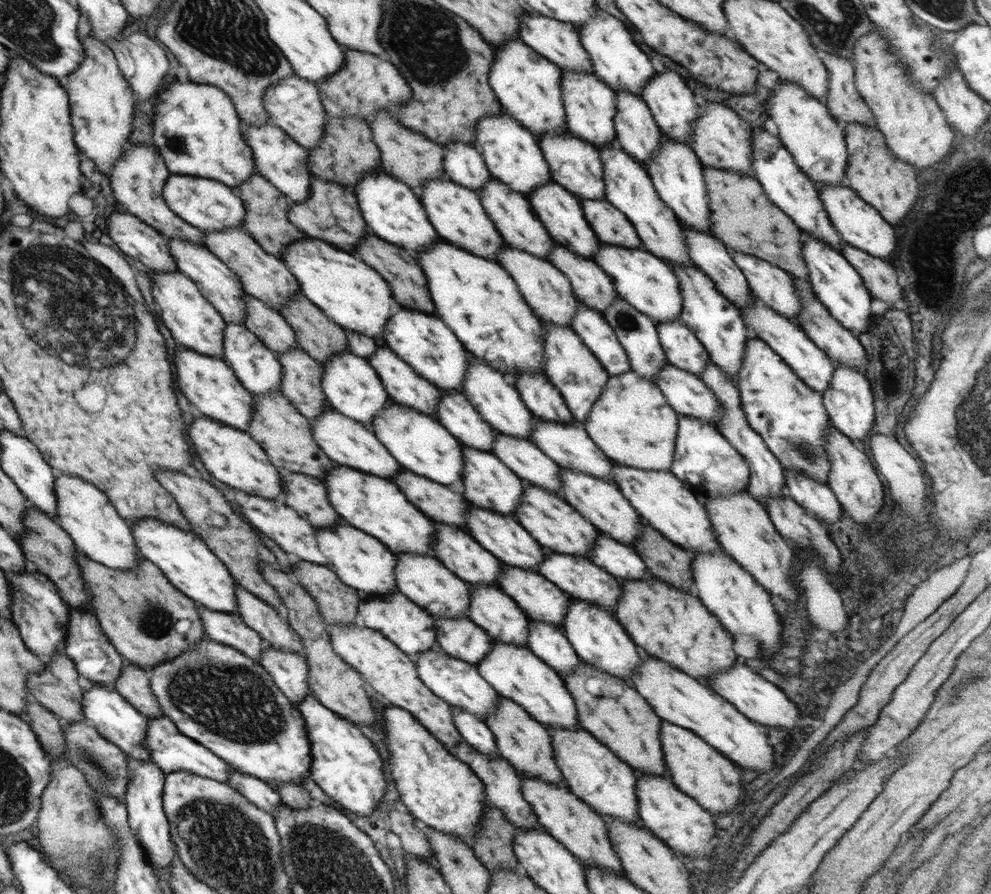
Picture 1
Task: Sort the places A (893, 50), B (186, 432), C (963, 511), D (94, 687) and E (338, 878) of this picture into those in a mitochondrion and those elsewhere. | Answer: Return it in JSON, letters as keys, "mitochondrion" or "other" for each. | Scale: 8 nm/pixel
{"A":"other","B":"other","C":"other","D":"other","E":"mitochondrion"}

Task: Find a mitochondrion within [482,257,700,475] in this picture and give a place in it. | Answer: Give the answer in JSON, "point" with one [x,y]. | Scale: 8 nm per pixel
{"point":[627,321]}

